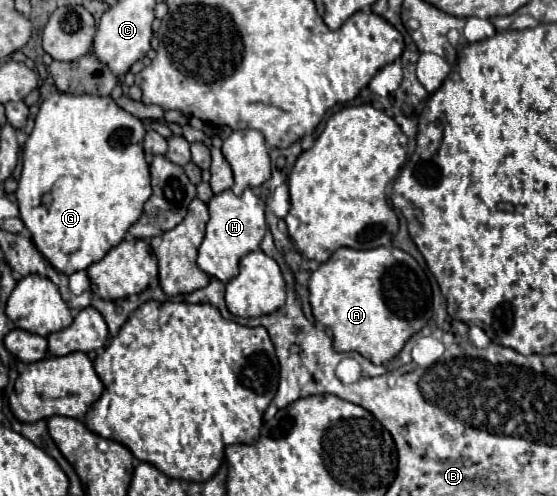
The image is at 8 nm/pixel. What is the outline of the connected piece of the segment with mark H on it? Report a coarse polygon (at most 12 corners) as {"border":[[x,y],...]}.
{"border":[[245,189],[209,203],[197,265],[227,283],[259,247],[265,203]]}

